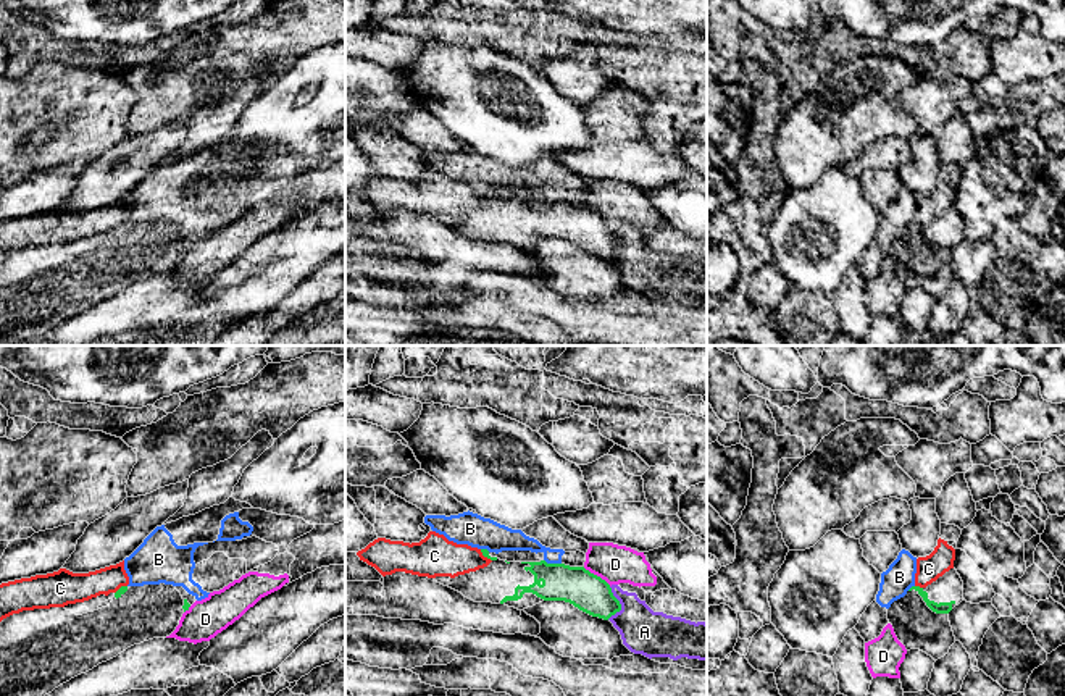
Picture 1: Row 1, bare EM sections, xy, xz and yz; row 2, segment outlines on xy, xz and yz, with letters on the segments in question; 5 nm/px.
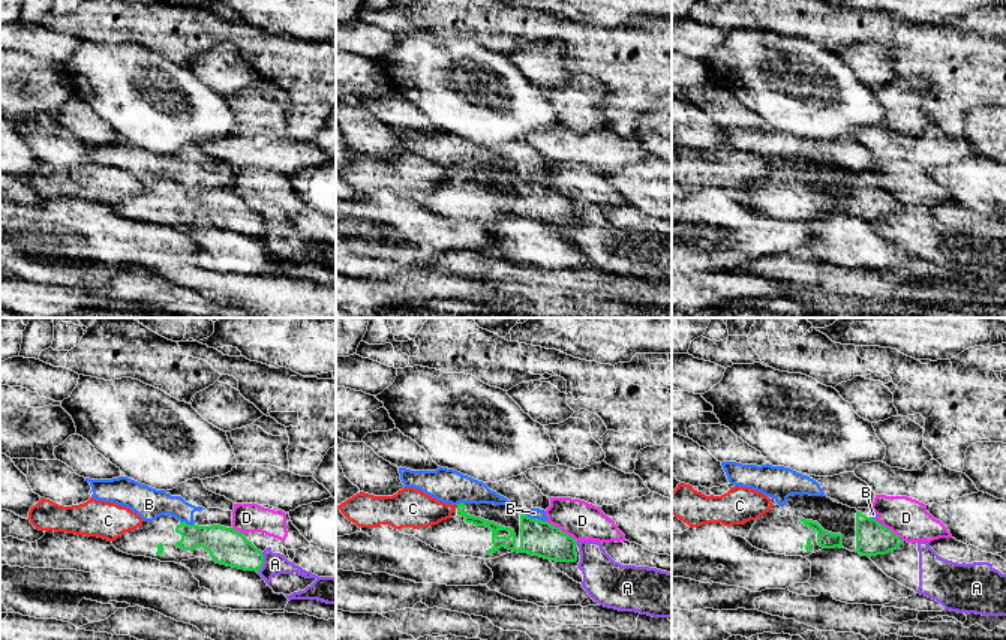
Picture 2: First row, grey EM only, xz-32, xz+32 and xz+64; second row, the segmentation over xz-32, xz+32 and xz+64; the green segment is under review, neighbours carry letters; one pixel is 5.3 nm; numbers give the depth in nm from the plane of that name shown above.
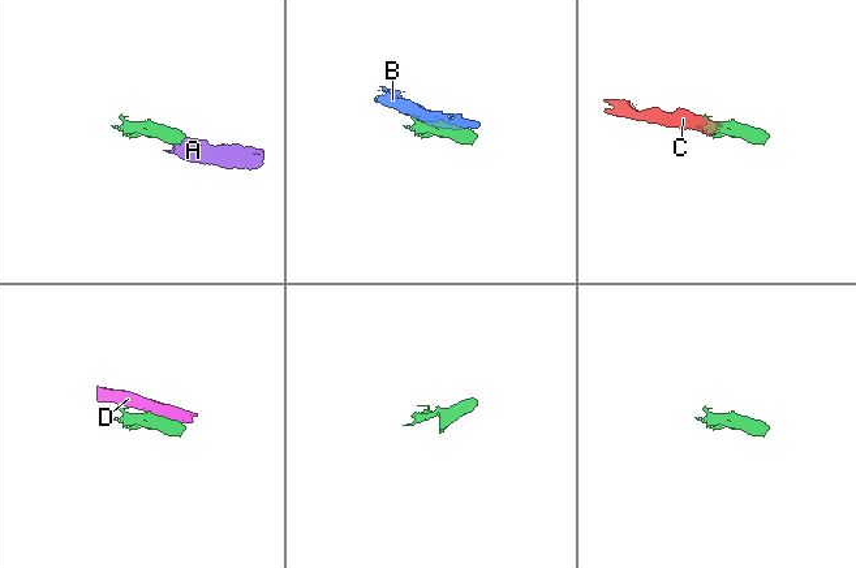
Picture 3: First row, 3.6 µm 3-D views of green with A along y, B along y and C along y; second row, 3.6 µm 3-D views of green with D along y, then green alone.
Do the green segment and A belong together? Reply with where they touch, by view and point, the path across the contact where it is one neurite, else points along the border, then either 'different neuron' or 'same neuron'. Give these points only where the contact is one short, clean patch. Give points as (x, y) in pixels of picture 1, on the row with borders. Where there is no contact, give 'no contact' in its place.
xz (620, 604) | along xz (609, 586), (620, 609), (607, 619) | different neuron

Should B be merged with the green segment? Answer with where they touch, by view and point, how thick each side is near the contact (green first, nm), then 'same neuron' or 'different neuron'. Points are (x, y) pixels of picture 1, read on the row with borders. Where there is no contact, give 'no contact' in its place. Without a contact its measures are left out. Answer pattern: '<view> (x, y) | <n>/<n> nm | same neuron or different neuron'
xz (552, 564) | 190/110 nm | different neuron

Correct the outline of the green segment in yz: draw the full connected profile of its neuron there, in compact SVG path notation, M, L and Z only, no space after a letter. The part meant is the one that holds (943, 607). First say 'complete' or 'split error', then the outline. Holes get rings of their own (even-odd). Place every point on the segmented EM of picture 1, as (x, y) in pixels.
split error | M912 586L904 597L891 604L888 620L907 651L920 649L938 660L955 643L949 622L954 604L955 601L929 601L923 588Z

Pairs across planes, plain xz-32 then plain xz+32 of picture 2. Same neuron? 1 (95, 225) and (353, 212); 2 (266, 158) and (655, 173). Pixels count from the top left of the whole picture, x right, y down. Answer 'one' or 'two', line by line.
1: one
2: two

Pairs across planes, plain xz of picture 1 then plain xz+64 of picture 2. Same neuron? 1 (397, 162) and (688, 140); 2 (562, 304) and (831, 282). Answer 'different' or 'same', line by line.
1: same
2: same

